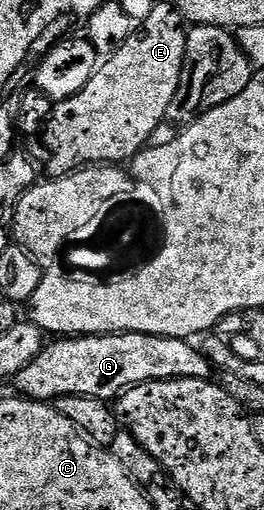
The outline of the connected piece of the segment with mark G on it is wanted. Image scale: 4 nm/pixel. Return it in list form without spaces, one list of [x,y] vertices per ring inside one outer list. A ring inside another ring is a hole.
[[[83,334],[61,336],[42,345],[39,356],[17,373],[16,393],[34,402],[56,403],[63,396],[116,399],[144,382],[172,378],[212,379],[215,367],[192,341],[154,334]]]

